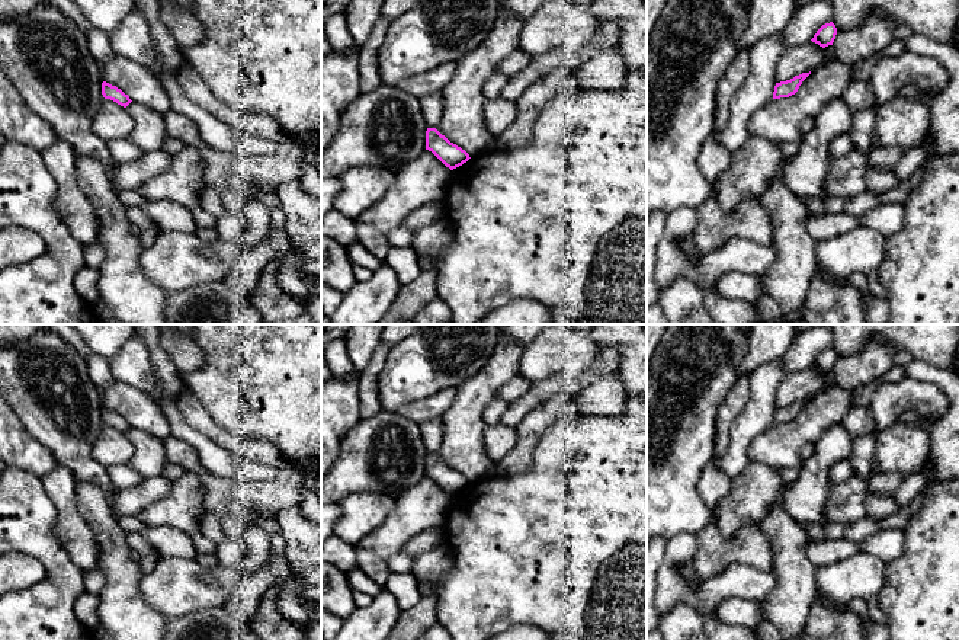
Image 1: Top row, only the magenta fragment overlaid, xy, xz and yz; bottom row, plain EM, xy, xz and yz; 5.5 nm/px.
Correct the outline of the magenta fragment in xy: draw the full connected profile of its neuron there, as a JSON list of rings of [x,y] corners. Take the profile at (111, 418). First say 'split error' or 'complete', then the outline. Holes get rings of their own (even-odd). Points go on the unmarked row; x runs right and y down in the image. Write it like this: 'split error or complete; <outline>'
complete; [[[106,407],[102,409],[102,420],[105,425],[110,425],[124,433],[126,433],[132,428],[129,422],[125,420],[121,415]]]

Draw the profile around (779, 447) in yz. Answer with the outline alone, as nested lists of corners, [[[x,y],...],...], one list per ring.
[[[840,385],[817,393],[789,423],[772,425],[753,439],[748,458],[774,468],[801,468],[801,449],[815,445],[853,407],[853,390]]]

